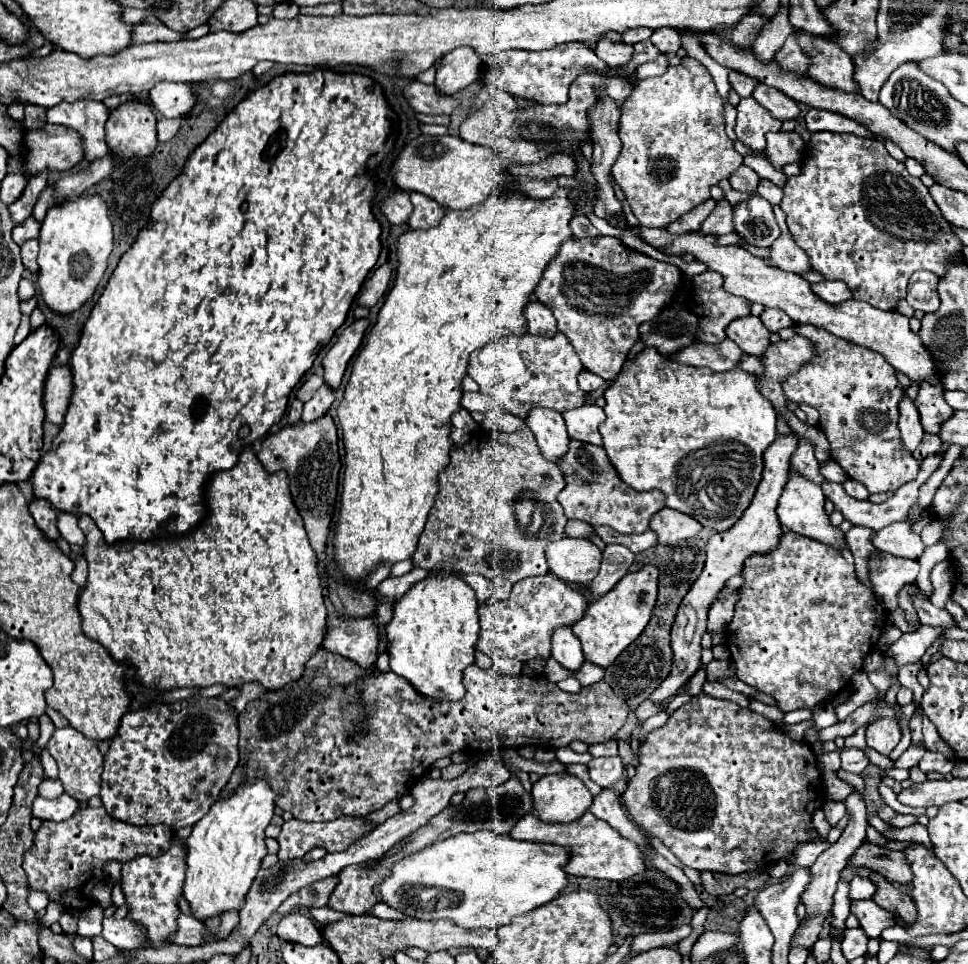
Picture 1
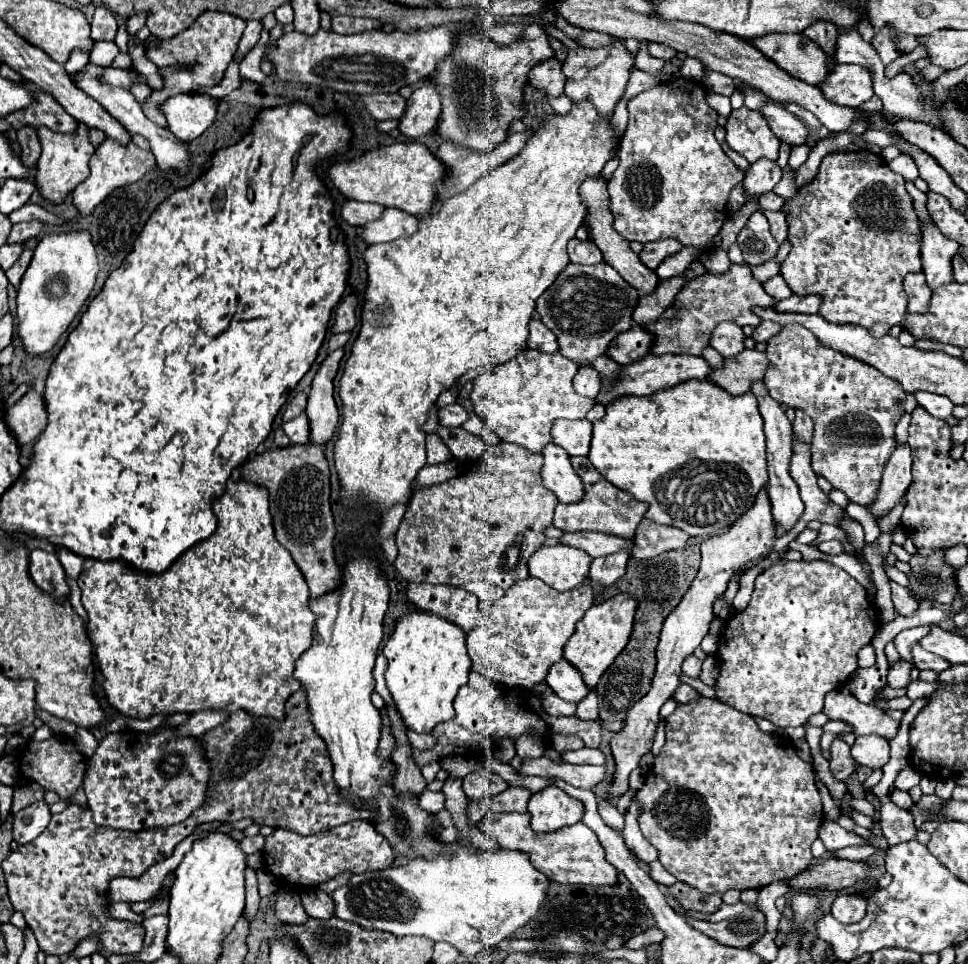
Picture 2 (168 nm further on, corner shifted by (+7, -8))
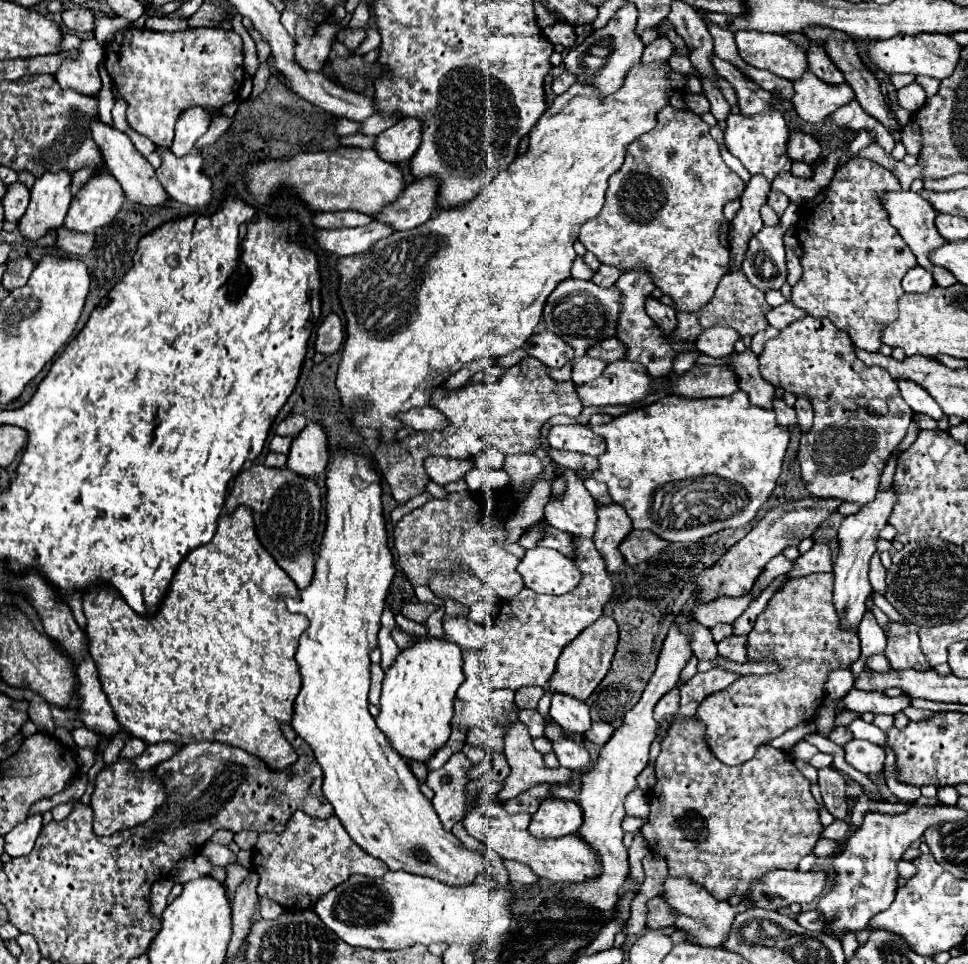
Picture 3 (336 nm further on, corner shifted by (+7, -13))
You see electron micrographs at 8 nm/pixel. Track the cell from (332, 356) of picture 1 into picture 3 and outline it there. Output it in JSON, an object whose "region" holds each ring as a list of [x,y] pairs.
{"region":[[[310,421],[294,439],[288,453],[288,463],[292,471],[308,477],[318,477],[328,465],[328,433],[326,425],[320,421]]]}

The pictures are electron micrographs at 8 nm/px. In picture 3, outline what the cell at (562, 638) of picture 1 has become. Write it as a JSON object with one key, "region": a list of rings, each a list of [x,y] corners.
{"region":[[[566,693],[552,695],[550,717],[564,731],[574,731],[574,733],[584,735],[584,731],[590,729],[590,707],[584,701],[576,699],[572,695],[566,695]]]}

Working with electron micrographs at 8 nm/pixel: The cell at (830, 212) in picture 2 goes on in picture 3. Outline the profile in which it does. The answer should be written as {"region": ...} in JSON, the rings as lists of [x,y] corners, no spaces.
{"region":[[[854,157],[848,163],[836,167],[830,185],[818,193],[812,205],[802,207],[804,213],[800,213],[796,223],[796,237],[802,247],[802,277],[792,287],[790,301],[812,317],[830,319],[840,331],[848,333],[856,347],[866,351],[880,349],[884,325],[890,325],[898,319],[898,299],[904,295],[900,285],[902,275],[918,265],[916,257],[900,239],[898,231],[890,225],[888,213],[884,211],[880,195],[890,191],[902,191],[902,187],[888,169],[870,159]]]}

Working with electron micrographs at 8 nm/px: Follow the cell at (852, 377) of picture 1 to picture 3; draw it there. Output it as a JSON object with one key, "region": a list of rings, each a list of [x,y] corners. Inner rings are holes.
{"region":[[[804,317],[790,323],[760,353],[762,377],[794,395],[806,395],[814,407],[814,427],[800,439],[802,483],[822,499],[870,503],[880,487],[886,459],[900,445],[912,423],[912,409],[904,403],[896,379],[880,367],[866,367],[856,359],[854,345],[828,319]],[[862,397],[870,397],[862,405]]]}

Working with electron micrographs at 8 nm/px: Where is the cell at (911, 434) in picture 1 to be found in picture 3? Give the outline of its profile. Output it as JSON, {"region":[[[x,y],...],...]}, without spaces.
{"region":[[[888,487],[884,491],[878,491],[876,499],[868,505],[864,505],[856,515],[850,515],[842,521],[838,529],[838,539],[840,539],[840,553],[838,559],[834,561],[834,605],[840,611],[842,623],[850,627],[858,627],[862,621],[862,615],[866,611],[866,597],[872,593],[870,581],[868,581],[868,563],[876,551],[876,541],[878,533],[882,527],[886,527],[888,517],[898,501],[896,487]]]}

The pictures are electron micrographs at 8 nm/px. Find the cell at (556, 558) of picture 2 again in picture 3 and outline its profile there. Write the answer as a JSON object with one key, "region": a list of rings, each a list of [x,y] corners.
{"region":[[[544,547],[530,549],[520,561],[518,573],[522,575],[526,587],[544,595],[564,595],[582,579],[582,571],[572,559],[556,549]]]}

